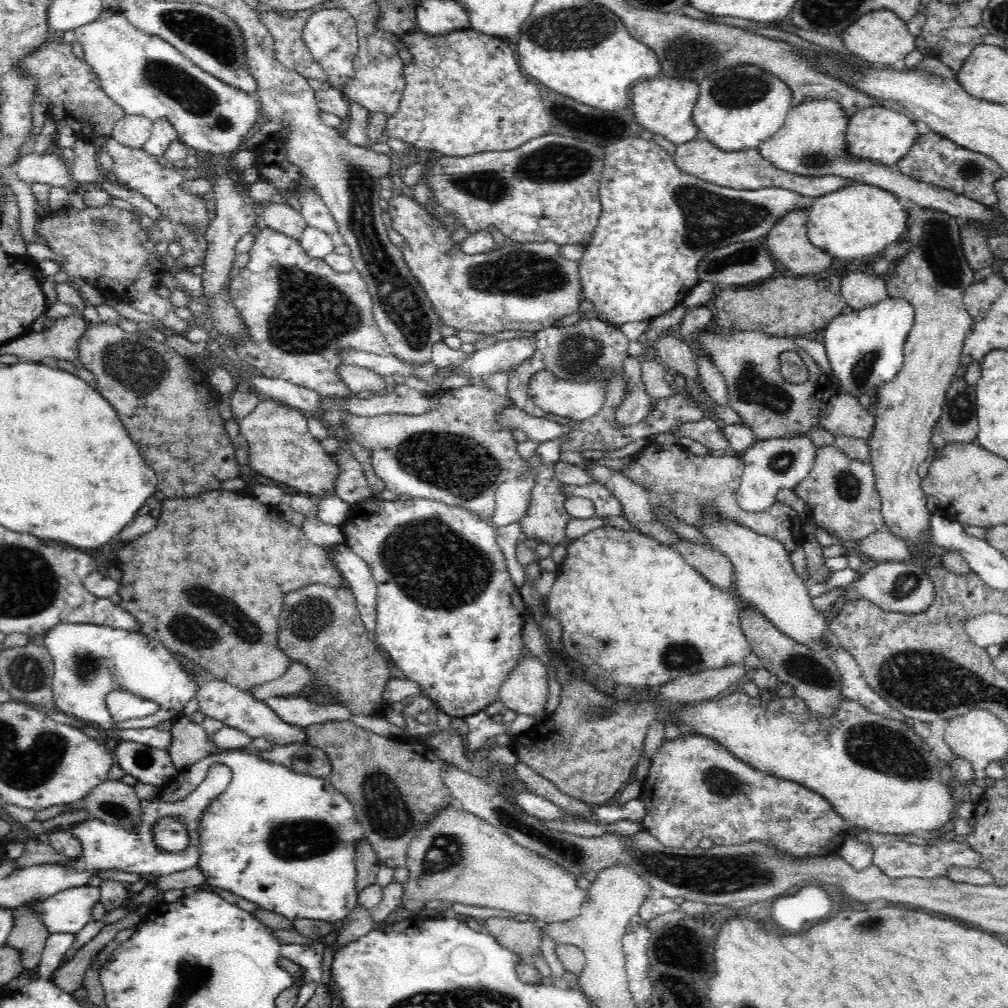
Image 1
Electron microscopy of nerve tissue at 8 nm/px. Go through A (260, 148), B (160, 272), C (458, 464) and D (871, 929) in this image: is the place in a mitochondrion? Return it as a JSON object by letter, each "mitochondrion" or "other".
{"A":"other","B":"other","C":"mitochondrion","D":"mitochondrion"}

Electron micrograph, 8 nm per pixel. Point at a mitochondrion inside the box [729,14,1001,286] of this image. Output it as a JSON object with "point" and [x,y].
{"point":[969,171]}

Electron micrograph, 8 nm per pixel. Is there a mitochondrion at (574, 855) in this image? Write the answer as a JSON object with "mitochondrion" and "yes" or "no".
{"mitochondrion":"yes"}

